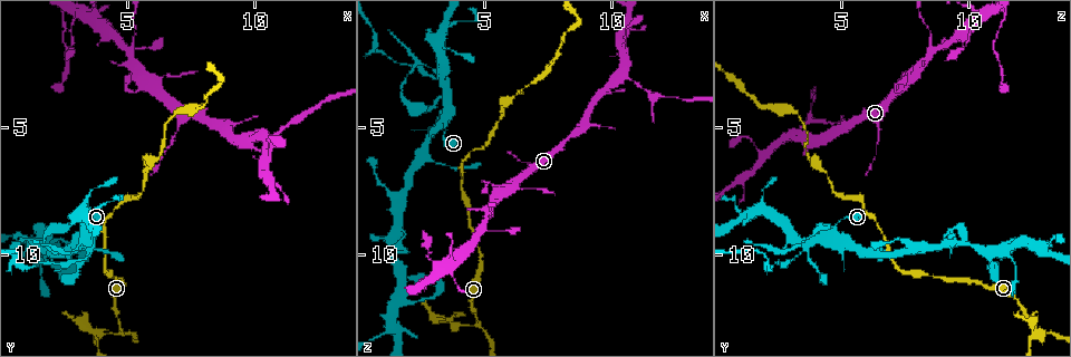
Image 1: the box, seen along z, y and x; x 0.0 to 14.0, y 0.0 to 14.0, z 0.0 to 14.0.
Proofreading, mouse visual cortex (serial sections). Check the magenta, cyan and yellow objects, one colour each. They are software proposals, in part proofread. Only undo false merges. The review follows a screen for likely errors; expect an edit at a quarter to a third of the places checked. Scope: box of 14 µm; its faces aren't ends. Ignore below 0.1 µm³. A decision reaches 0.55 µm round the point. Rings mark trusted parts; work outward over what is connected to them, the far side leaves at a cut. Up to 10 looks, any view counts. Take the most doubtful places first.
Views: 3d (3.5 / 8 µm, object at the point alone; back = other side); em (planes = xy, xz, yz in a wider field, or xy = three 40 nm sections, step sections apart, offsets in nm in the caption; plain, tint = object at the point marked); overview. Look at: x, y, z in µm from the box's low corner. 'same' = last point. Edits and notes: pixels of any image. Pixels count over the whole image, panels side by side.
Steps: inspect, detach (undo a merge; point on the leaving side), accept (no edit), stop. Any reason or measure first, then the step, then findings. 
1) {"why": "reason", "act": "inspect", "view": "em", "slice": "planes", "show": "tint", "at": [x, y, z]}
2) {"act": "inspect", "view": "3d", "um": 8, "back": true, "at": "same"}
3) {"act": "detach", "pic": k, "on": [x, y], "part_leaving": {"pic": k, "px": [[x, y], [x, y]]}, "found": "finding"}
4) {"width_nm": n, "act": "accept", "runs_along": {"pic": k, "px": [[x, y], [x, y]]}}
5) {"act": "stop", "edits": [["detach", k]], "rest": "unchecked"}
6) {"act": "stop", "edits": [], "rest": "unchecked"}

{"why": "three arms meet", "act": "inspect", "view": "3d", "um": 3.5, "at": [3.5, 9.6, 3.6]}

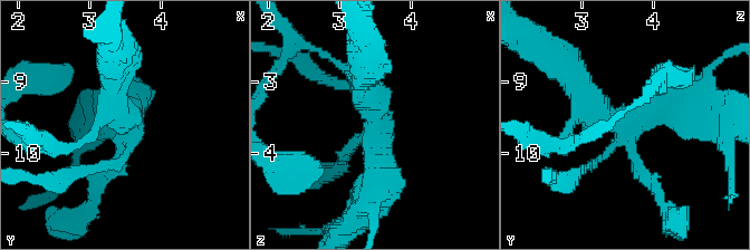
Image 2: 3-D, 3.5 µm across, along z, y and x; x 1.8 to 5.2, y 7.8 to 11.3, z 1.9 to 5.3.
{"act": "inspect", "view": "em", "slice": "xy", "step": 2, "show": "tint", "at": [3.55, 9.65, 3.60]}

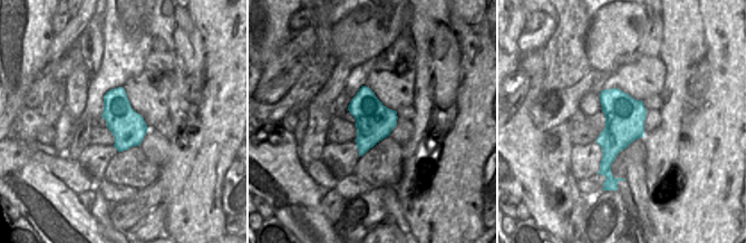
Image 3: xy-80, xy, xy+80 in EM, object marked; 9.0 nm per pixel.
{"why": "another direction", "act": "inspect", "view": "em", "slice": "xy", "step": 3, "show": "tint", "at": "same"}

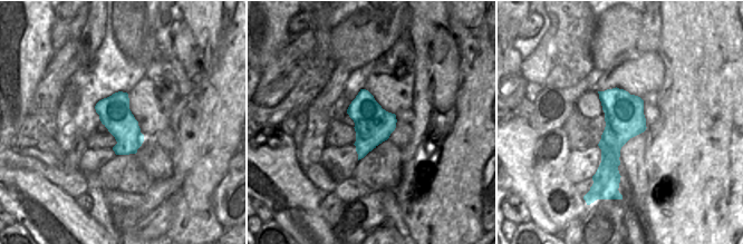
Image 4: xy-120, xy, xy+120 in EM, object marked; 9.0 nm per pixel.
{"act": "accept", "runs_along": {"pic": 2, "px": [[700, 98], [626, 130], [575, 82]]}, "found": "one cell here"}

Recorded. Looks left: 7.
{"why": "arms part here", "act": "inspect", "view": "3d", "um": 3.5, "at": [3.9, 13.0, 12.8]}

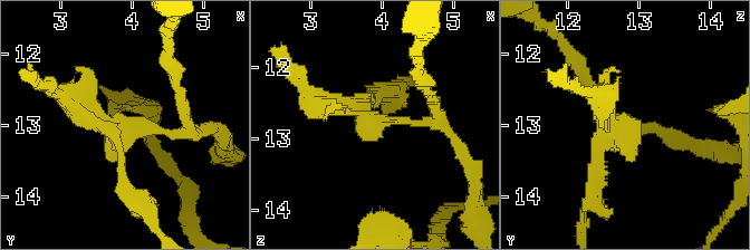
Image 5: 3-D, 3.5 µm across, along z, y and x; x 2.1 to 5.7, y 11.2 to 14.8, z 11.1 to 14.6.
{"act": "inspect", "view": "em", "slice": "xy", "step": 5, "show": "tint", "at": [3.90, 13.05, 12.80]}

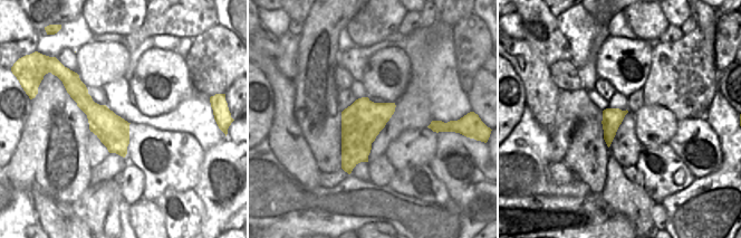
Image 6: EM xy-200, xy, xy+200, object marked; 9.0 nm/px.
{"act": "inspect", "view": "em", "slice": "xy", "step": 3, "show": "tint", "at": "same"}

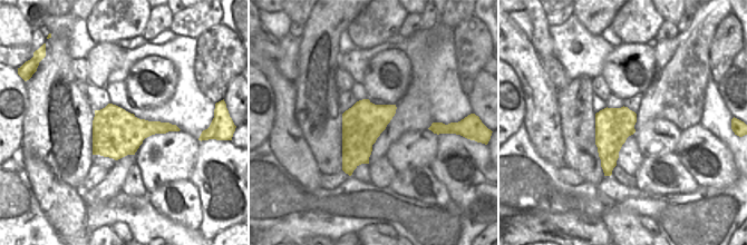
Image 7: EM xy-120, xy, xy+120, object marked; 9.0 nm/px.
{"act": "detach", "pic": 5, "on": [122, 176], "part_leaving": {"pic": 5, "px": [[102, 127], [54, 89], [29, 79]]}, "found": "two cells meet here"}

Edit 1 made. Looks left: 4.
{"why": "a fork", "act": "inspect", "view": "3d", "um": 3.5, "at": [5.1, 2.1, 8.5]}

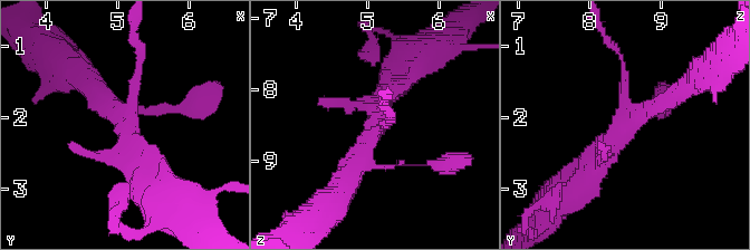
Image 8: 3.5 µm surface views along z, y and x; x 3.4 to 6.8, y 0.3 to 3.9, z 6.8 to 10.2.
{"why": "now the EM", "act": "inspect", "view": "em", "slice": "xy", "step": 3, "show": "tint", "at": [5.15, 2.10, 8.50]}

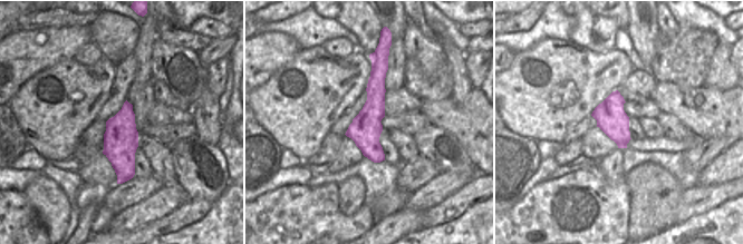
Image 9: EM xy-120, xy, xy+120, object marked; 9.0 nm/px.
{"width_nm": 280, "act": "accept", "runs_along": {"pic": 9, "px": [[378, 67], [372, 114], [376, 159]]}, "found": "one cell here"}

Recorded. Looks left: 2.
{"why": "thin neck", "act": "inspect", "view": "3d", "um": 8, "back": true, "at": [6.3, 5.9, 3.7]}

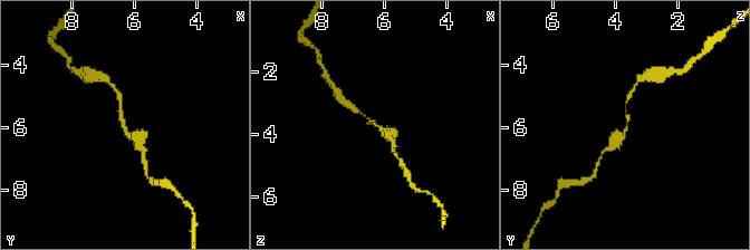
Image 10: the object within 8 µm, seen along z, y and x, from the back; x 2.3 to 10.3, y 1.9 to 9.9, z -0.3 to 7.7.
{"act": "inspect", "view": "3d", "um": 3.5, "at": [6.3, 5.9, 3.6]}

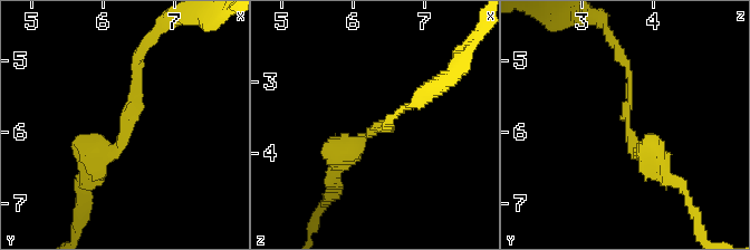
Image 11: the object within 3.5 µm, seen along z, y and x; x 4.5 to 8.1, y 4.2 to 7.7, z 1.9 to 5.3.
{"act": "accept", "runs_along": {"pic": 11, "px": [[84, 174], [125, 137], [140, 55]]}, "found": "all the same cell"}

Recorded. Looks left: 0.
{"act": "stop", "edits": [["detach", 5]], "rest": "unchecked"}

